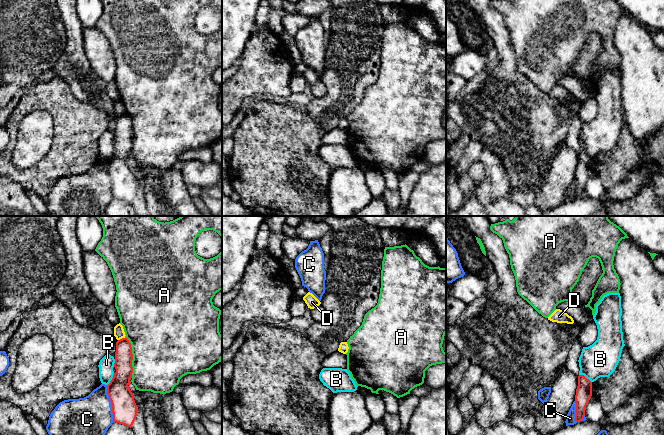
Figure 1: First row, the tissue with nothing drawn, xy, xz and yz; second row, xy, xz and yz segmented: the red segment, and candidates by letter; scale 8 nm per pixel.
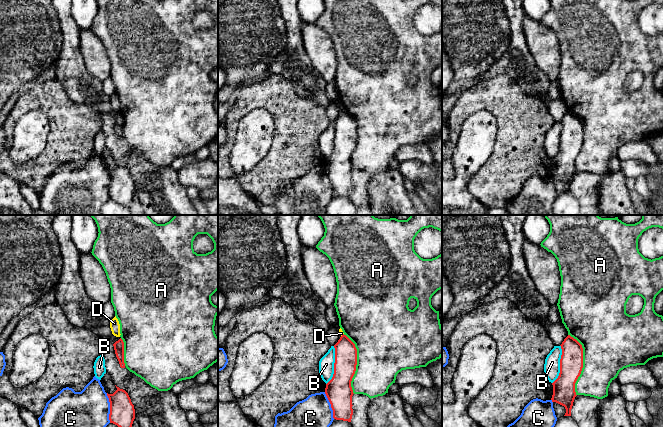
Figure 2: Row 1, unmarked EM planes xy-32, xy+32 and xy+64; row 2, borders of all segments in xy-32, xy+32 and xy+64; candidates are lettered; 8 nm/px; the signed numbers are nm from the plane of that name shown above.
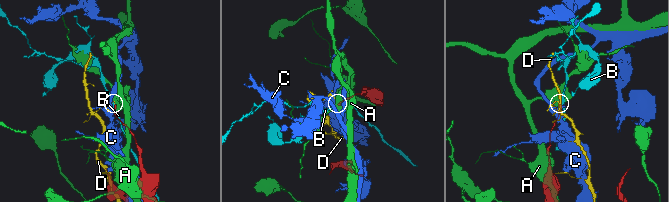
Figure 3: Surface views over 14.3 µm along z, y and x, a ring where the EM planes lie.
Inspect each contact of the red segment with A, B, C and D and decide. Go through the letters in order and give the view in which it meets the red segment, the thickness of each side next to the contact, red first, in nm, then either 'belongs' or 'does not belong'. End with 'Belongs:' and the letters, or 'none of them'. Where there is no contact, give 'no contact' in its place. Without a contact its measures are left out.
A: xy | 140/480 nm | does not belong
B: yz | 130/280 nm | does not belong
C: xy | 200/320 nm | does not belong
D: xy | 140/90 nm | does not belong
Belongs: none of them

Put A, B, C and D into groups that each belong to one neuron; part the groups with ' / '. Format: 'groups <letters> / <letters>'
groups A / B / C / D

